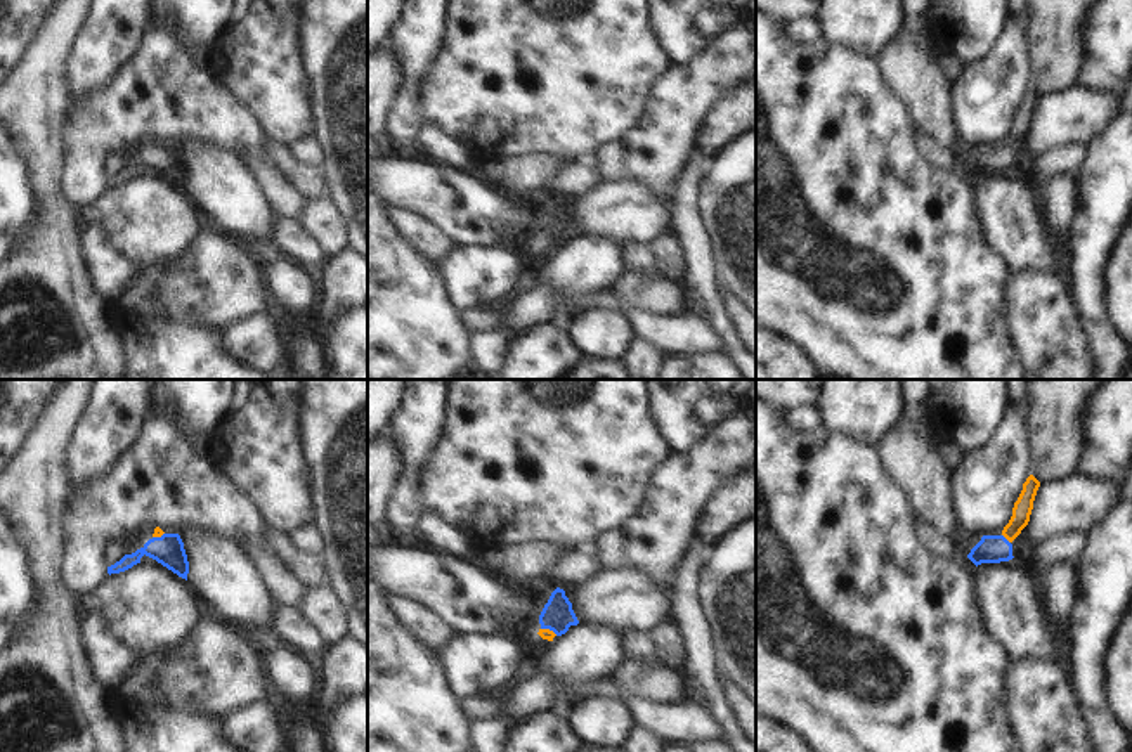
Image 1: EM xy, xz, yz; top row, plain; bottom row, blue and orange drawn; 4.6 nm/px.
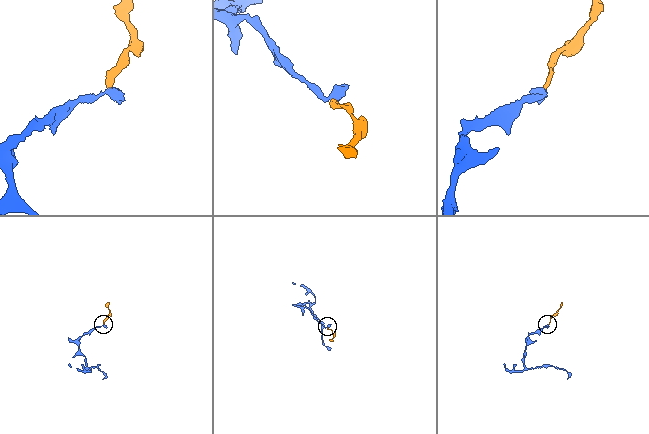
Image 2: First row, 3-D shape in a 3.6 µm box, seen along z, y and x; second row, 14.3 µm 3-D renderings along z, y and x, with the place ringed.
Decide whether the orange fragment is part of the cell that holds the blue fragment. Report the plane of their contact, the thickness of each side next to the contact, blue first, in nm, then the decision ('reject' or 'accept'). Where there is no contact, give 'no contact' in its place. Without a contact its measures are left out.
contact in yz; calibres 130 and 90 nm; accept

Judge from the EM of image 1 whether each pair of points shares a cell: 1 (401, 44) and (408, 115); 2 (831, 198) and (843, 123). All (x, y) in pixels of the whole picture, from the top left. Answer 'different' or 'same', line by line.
1: same
2: same

